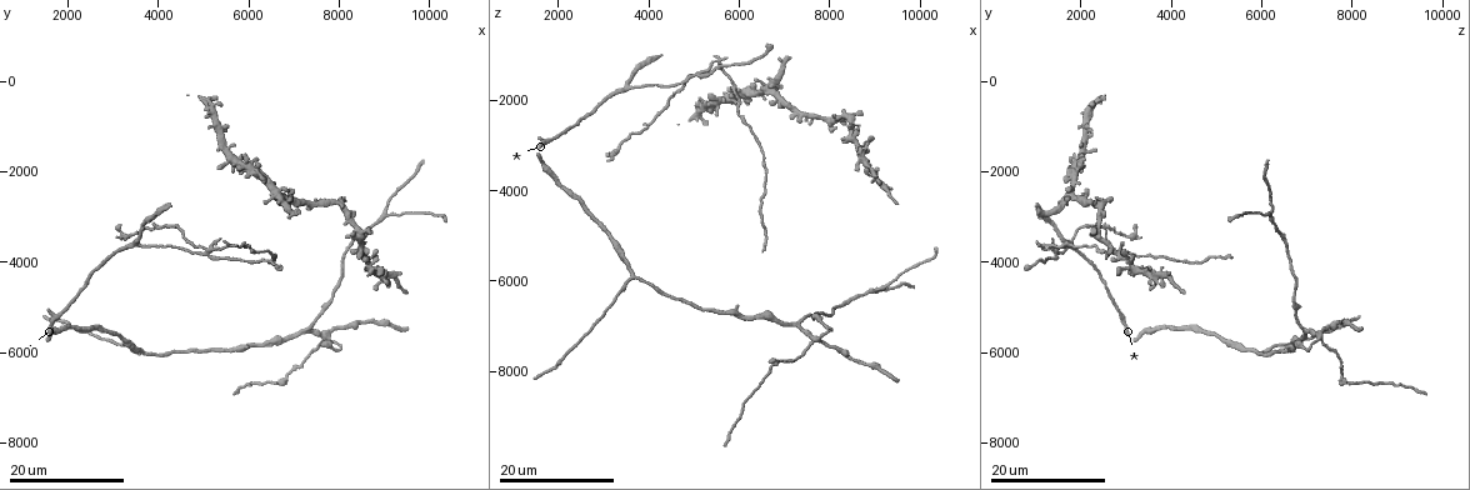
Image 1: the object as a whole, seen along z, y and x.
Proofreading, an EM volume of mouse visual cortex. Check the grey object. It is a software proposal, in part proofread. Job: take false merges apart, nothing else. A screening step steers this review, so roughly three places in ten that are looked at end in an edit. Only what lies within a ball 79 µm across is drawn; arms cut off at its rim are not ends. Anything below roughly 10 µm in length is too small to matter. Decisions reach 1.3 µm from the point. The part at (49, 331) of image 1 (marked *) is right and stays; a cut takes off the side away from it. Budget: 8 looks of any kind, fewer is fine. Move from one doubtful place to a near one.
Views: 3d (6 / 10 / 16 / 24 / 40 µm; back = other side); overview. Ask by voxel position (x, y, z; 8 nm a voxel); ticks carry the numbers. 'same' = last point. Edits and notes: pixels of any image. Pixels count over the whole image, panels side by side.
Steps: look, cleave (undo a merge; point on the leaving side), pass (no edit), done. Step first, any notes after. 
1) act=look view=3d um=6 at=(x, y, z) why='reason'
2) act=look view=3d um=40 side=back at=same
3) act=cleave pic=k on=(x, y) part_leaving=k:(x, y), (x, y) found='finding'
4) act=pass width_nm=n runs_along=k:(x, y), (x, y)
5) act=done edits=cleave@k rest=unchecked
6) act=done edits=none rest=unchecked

act=look view=3d um=16 at=(5100, 3700, 1350) why='four or more arms meet'

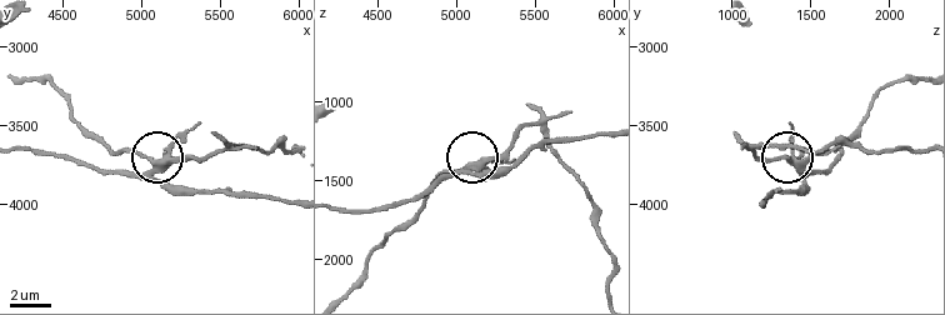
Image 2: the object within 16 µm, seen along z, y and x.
act=look view=3d um=6 at=(5100, 3740, 1400)

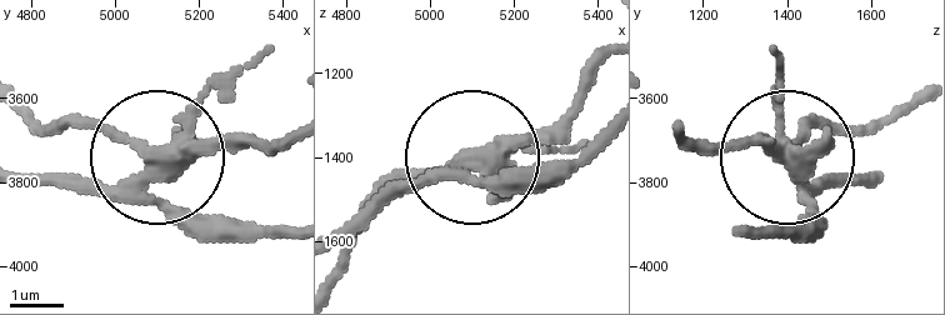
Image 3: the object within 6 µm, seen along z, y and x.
act=cleave pic=3 on=(180, 114) arms=5 part_leaving=3:(140, 184), (284, 139) found='a second cell is stuck on'

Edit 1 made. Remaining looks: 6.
act=look view=overview

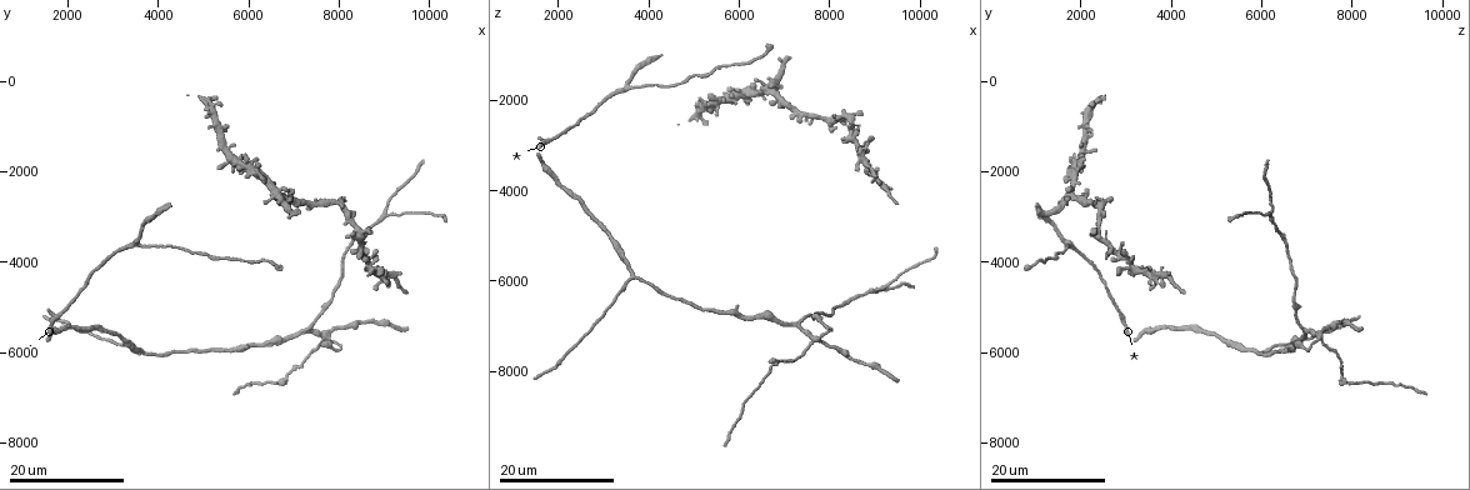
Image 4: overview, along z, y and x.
act=look view=3d um=16 at=(7700, 5700, 7250) why='three arms meet'

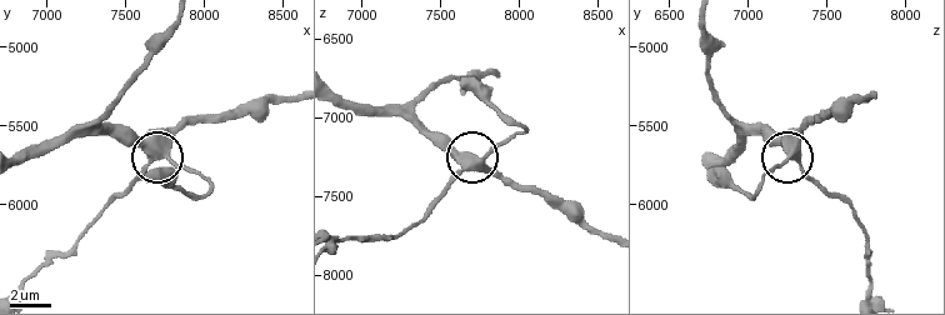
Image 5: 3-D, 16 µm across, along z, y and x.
act=look view=3d um=10 at=(7660, 5700, 7320)

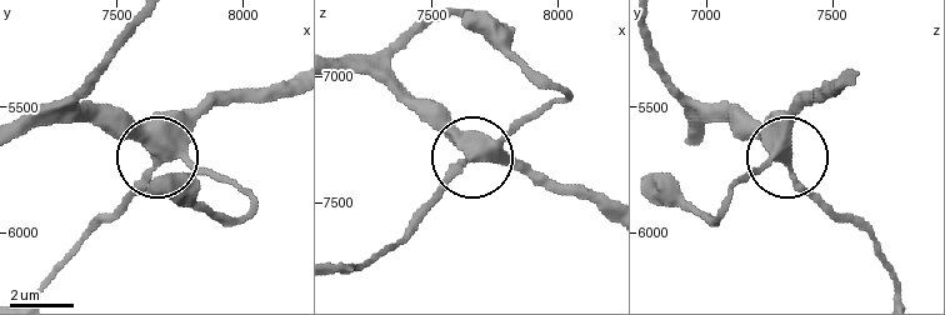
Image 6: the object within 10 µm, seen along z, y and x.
act=pass width_nm=340 runs_along=6:(691, 136), (700, 123), (748, 123), (786, 150), (794, 101) found='one cell here'

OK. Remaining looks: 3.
act=look view=3d um=24 at=(9050, 2900, 6250) why='thin arm on a thick one'

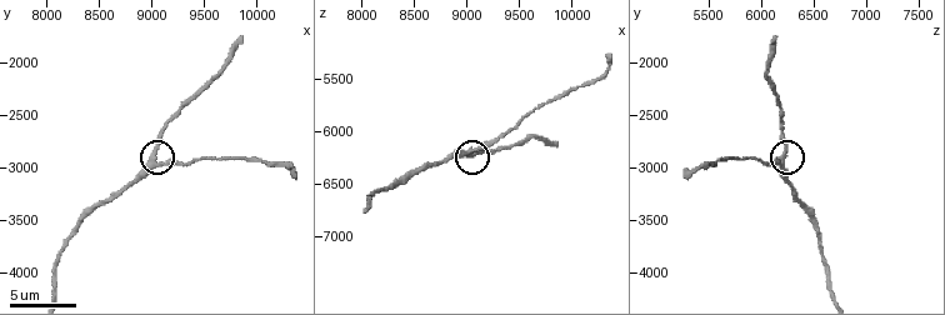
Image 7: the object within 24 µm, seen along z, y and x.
act=look view=3d um=6 at=(9040, 2920, 6180) why='closer look'

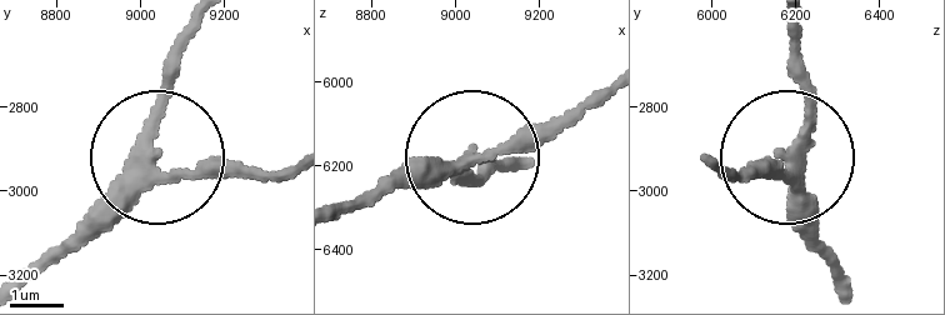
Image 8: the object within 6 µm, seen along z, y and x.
act=look view=3d um=6 side=back at=(9025, 2910, 6195) why='from behind'

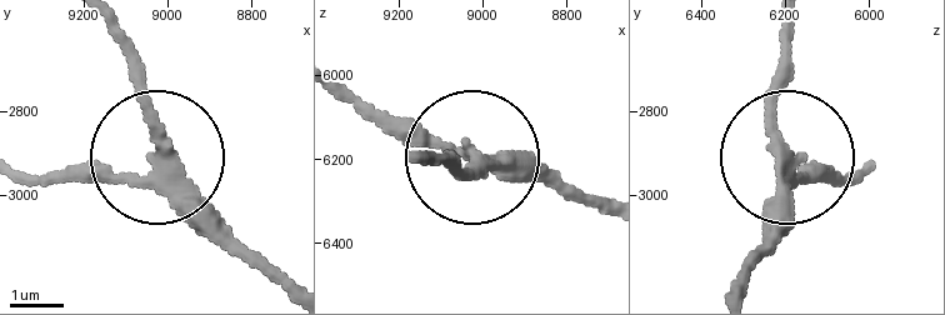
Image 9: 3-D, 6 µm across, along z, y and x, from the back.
act=pass runs_along=9:(733, 290), (783, 170), (769, 89), (783, 40) found='continuous, no second cell'

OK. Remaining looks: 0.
act=done edits=cleave@3 rest=unchecked

